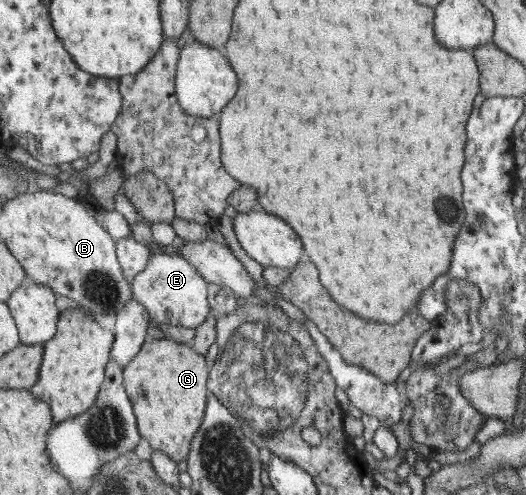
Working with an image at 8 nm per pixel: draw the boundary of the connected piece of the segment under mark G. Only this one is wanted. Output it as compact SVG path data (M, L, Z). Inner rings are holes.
M166 338L148 339L142 351L125 367L123 381L126 381L127 394L134 404L139 433L150 442L152 449L162 450L177 462L188 459L192 440L199 434L207 413L210 370L206 365L206 357L197 353L192 344Z

